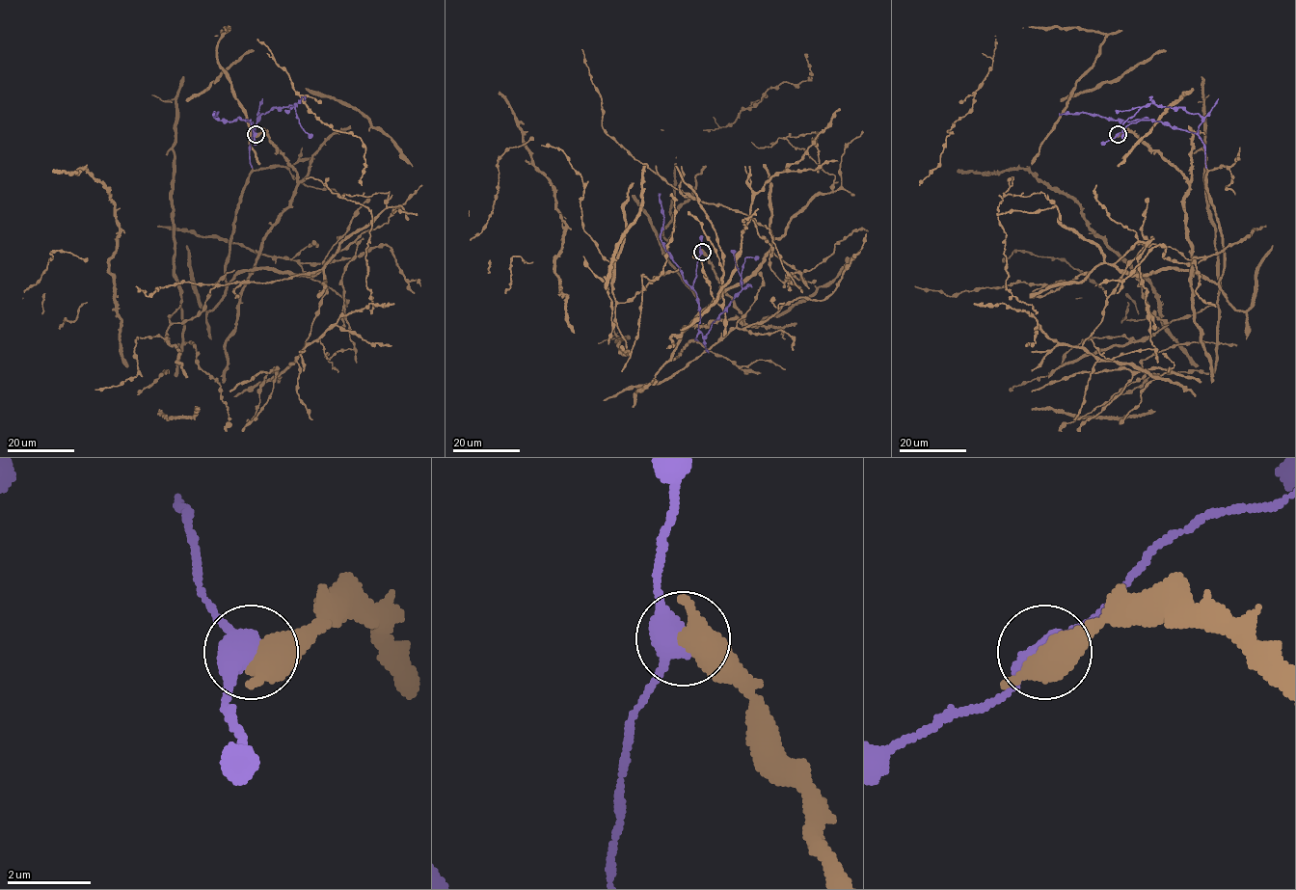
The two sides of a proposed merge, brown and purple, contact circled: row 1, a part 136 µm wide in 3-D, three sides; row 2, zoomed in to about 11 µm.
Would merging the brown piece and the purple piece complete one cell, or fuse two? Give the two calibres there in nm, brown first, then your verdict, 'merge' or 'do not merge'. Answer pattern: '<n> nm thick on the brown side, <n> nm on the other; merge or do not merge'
460 nm thick on the brown side, 500 nm on the other; merge

